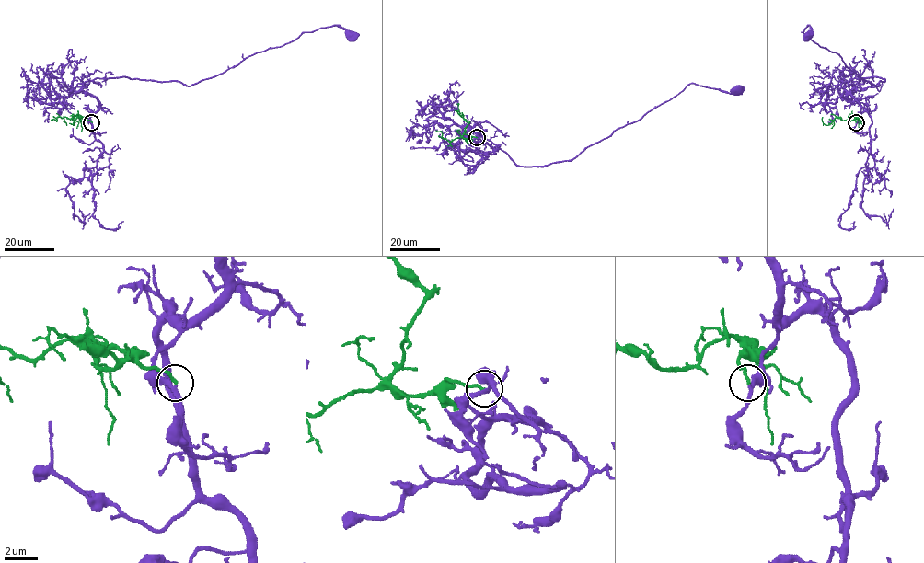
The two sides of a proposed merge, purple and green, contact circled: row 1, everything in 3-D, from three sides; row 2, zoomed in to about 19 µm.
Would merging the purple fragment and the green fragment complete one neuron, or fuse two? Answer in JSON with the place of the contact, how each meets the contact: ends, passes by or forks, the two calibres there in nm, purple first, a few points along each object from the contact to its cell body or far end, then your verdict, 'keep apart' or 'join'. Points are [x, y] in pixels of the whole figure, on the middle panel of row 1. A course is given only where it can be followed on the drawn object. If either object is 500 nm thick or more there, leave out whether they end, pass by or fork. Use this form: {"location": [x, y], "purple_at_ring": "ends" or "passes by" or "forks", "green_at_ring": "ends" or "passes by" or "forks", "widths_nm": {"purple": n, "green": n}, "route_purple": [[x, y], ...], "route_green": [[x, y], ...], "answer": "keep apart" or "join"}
{"location": [477, 137], "purple_at_ring": "passes by", "green_at_ring": "ends", "widths_nm": {"purple": 240, "green": 180}, "route_purple": [[477, 137], [484, 142], [467, 126], [517, 165], [548, 165], [571, 161], [692, 83], [732, 94], [738, 90]], "route_green": [[477, 137], [463, 136], [467, 122], [458, 112], [456, 104]], "answer": "join"}

